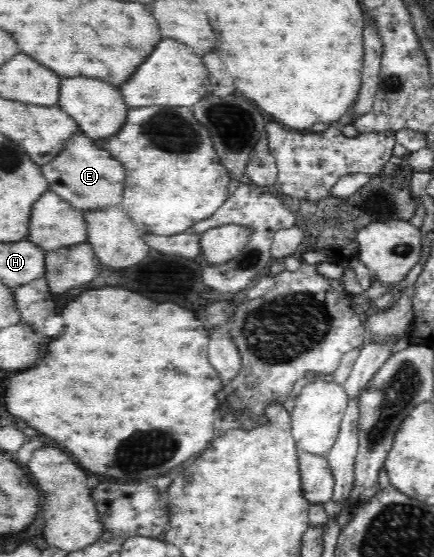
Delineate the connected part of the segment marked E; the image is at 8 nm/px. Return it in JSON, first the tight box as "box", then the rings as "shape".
{"box":[39,133,124,212],"shape":[[[77,133],[66,141],[64,148],[48,164],[43,164],[39,169],[47,180],[48,190],[83,212],[120,204],[124,186],[124,170],[120,166],[120,162],[112,160],[112,156],[90,138]]]}

